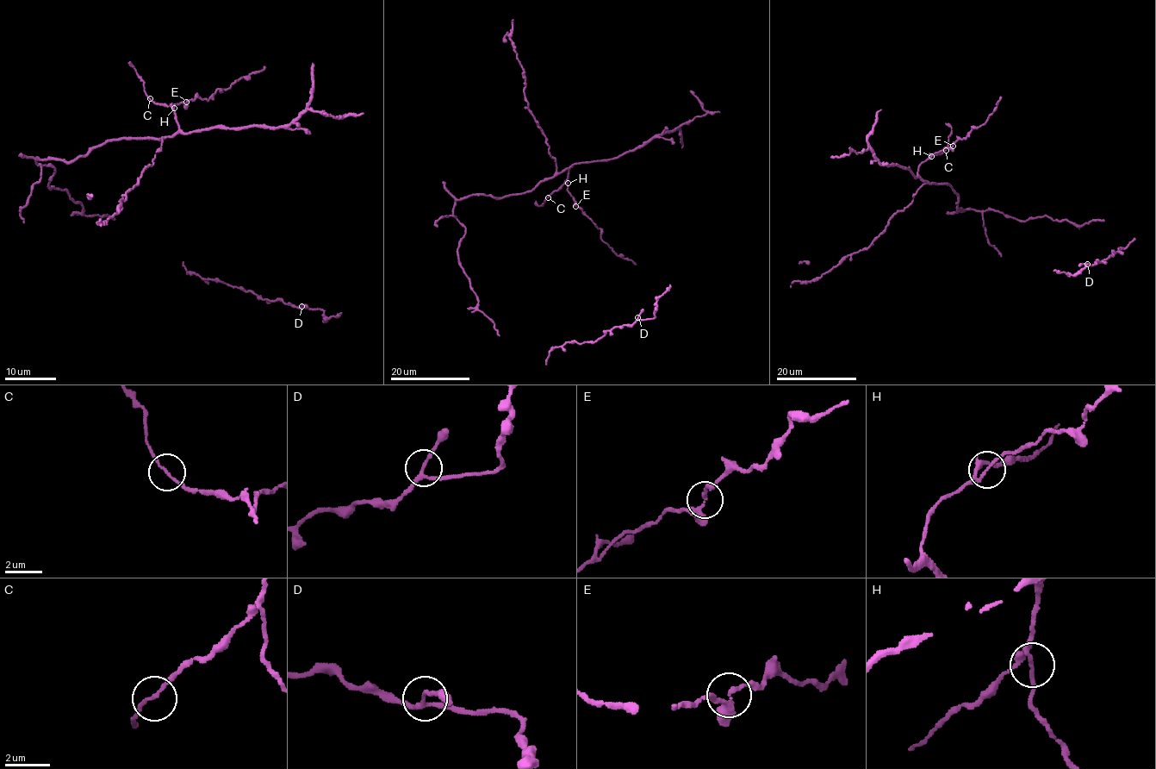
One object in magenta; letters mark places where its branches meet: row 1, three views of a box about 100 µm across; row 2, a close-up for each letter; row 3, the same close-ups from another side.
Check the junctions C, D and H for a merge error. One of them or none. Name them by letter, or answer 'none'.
none

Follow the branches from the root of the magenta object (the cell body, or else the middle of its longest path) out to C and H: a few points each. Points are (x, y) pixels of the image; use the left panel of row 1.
C: (50, 179), (54, 169), (36, 158), (74, 161), (113, 140), (173, 135), (175, 111), (150, 98)
H: (50, 179), (54, 169), (39, 165), (36, 158), (74, 161), (113, 140), (173, 135), (178, 129), (175, 108)

